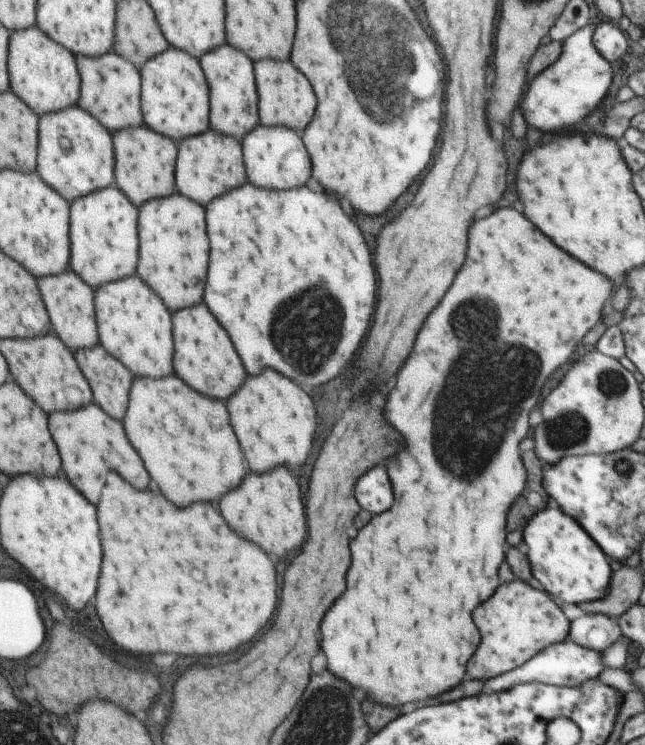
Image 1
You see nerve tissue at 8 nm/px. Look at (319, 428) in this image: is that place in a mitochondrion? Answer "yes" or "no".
no

